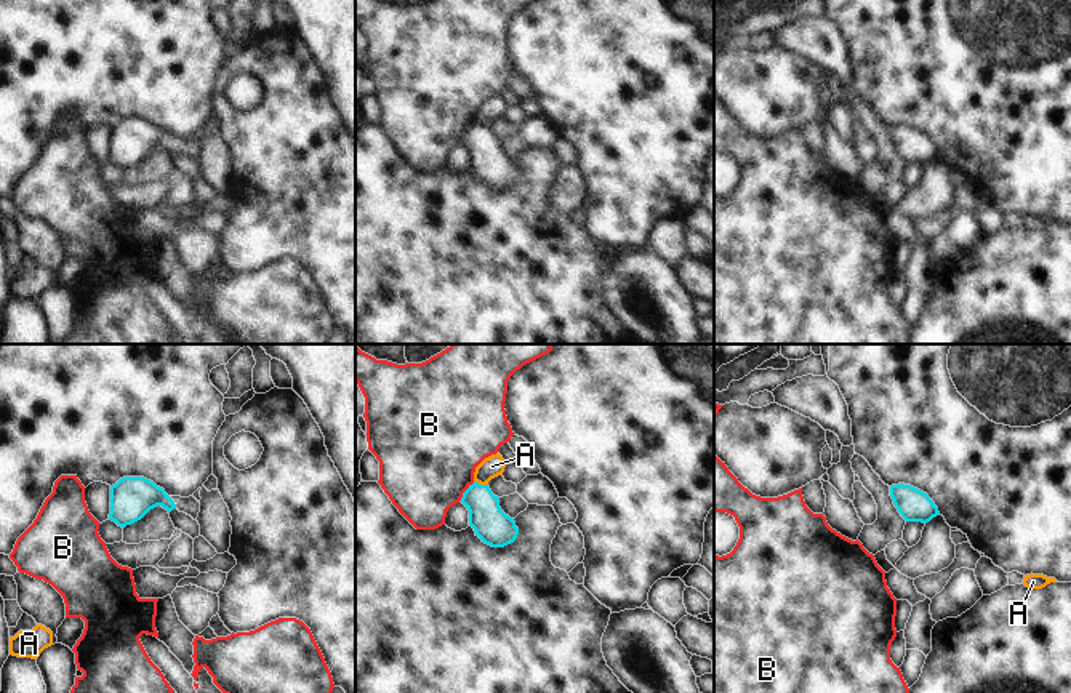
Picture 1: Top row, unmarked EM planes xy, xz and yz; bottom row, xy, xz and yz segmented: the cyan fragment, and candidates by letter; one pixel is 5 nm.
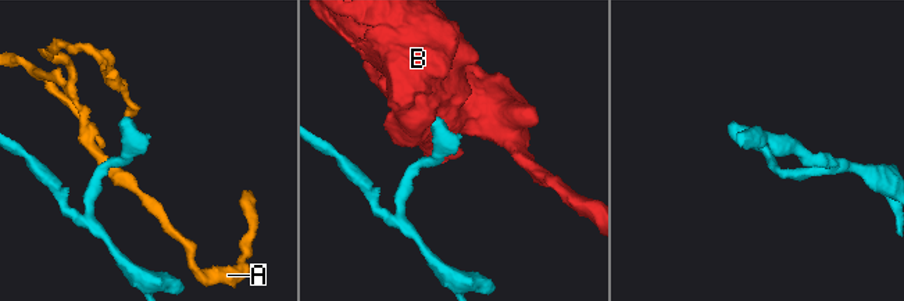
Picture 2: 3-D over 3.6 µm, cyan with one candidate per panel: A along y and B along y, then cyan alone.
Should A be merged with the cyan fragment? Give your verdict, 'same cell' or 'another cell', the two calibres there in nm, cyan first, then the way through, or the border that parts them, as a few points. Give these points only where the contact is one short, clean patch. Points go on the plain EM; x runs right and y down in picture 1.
another cell; calibres 180 and 110 nm; border xz (474, 122), (487, 127)

